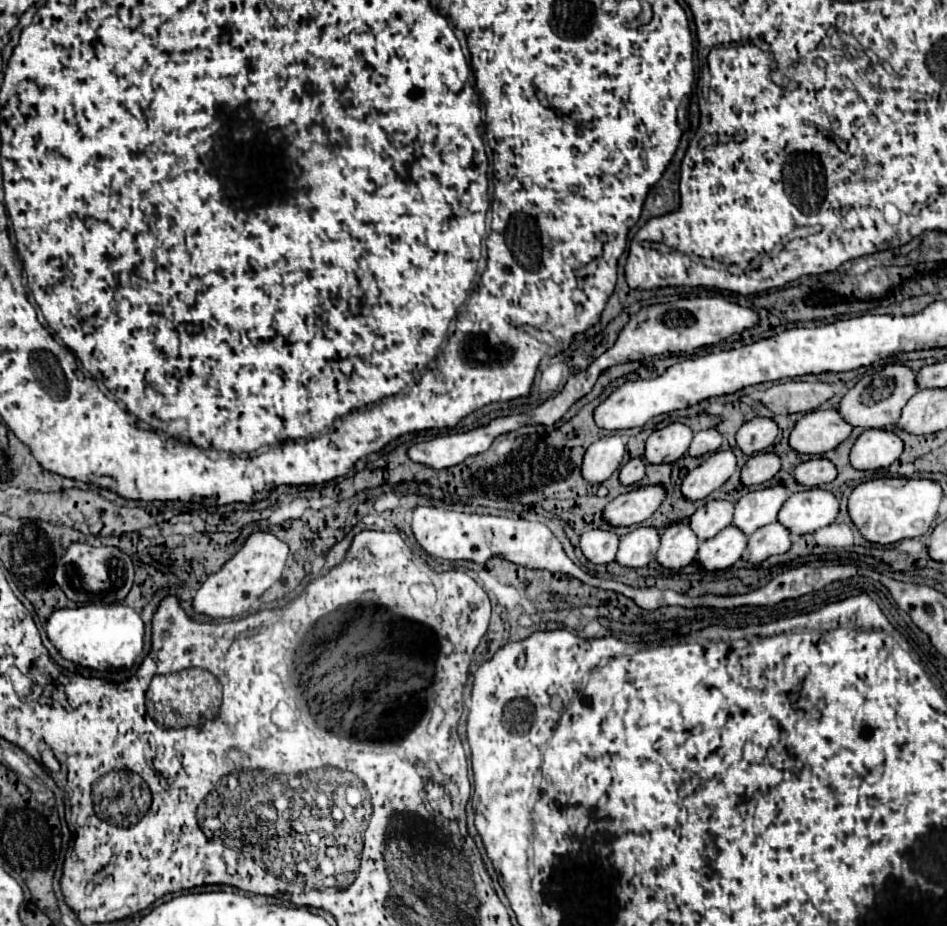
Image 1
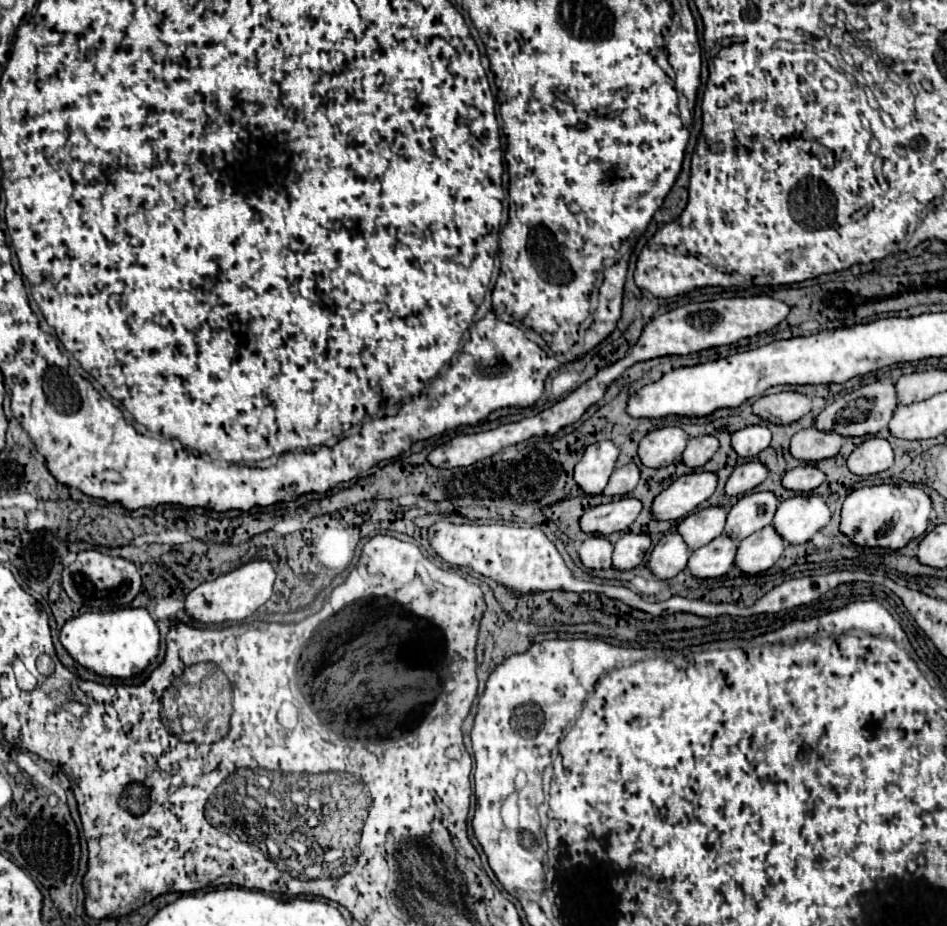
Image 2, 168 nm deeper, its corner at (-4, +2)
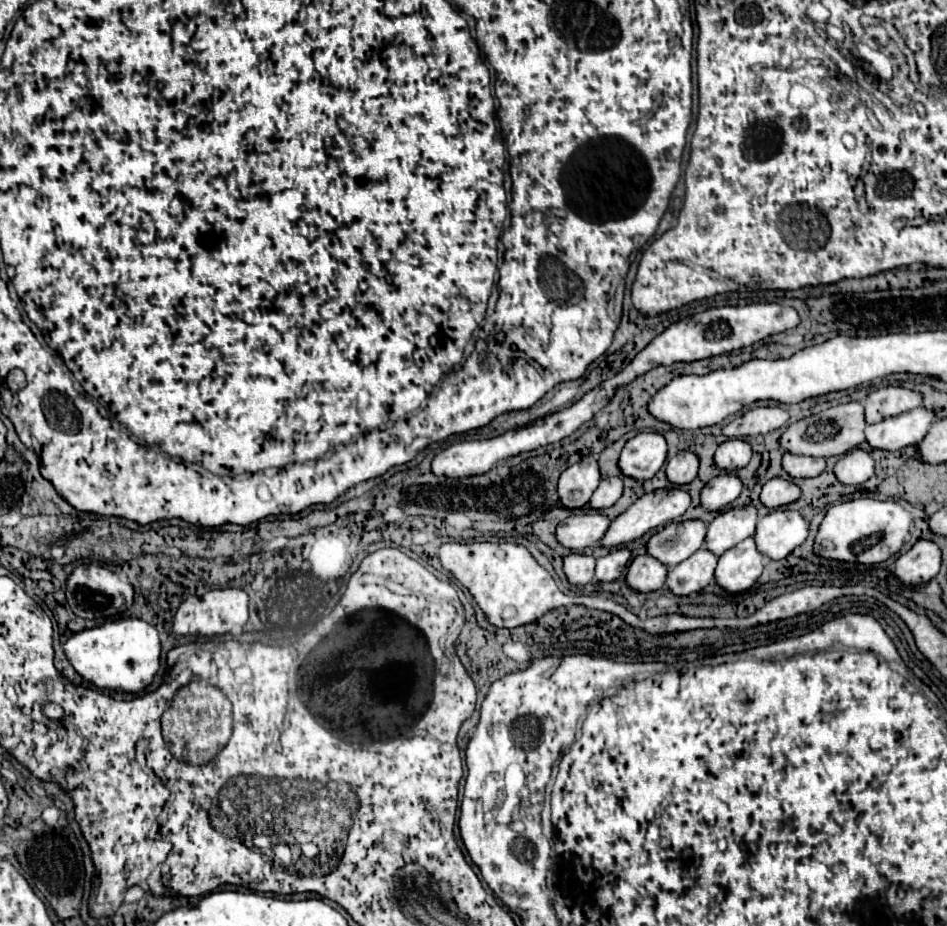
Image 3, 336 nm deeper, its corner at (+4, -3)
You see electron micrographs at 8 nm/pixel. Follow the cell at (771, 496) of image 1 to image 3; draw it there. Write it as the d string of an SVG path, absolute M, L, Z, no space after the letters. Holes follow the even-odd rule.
M751 505L745 507L735 507L729 509L721 515L717 515L709 525L707 525L707 535L705 535L705 549L709 549L713 555L723 555L727 549L735 547L747 537L755 535L755 525L757 525L757 509Z

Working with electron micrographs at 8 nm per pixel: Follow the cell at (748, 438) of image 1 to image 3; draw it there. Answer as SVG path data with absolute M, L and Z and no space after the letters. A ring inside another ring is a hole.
M727 439L717 447L713 457L715 465L723 471L737 471L745 467L749 459L751 459L751 447L743 439Z

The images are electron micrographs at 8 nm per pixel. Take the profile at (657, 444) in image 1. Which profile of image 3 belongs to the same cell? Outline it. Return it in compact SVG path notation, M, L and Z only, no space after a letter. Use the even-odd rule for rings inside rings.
M639 433L629 439L619 457L619 469L623 475L645 481L651 479L665 463L667 443L659 433Z

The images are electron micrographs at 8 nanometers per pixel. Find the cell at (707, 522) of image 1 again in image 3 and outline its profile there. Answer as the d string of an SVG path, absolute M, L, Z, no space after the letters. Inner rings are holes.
M679 521L669 523L647 541L647 555L661 561L667 567L675 567L691 557L705 543L707 523L703 521Z

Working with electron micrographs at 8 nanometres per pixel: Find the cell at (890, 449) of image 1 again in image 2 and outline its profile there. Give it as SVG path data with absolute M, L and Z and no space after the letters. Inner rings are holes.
M871 436L849 454L847 466L857 476L871 476L871 474L879 474L891 468L893 458L895 458L895 452L891 444L883 438Z

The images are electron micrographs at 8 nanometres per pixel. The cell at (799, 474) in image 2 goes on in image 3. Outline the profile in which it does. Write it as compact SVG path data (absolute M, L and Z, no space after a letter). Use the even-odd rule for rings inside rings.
M775 477L773 481L767 481L763 485L759 501L765 507L775 509L775 507L783 507L783 505L789 505L789 503L797 501L799 495L801 495L801 489L793 481L785 481L785 479Z

